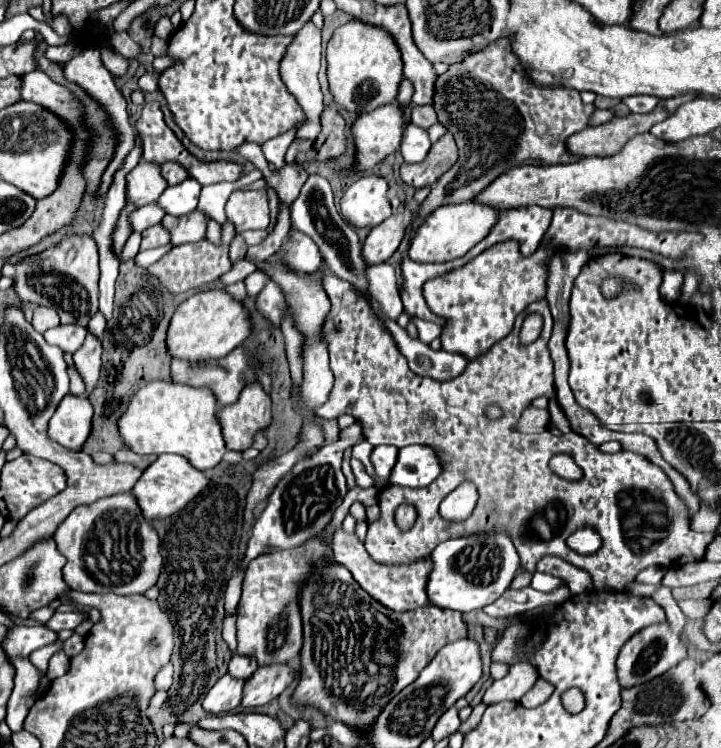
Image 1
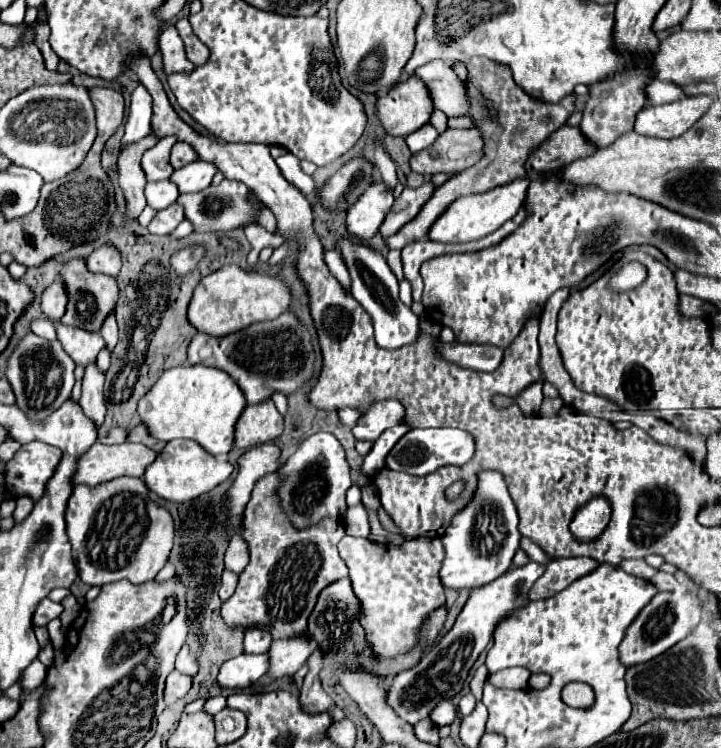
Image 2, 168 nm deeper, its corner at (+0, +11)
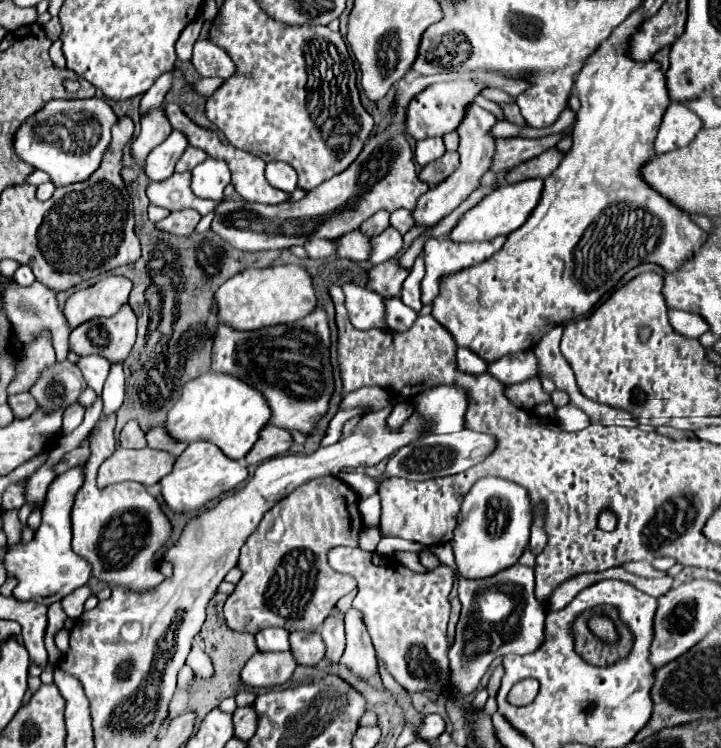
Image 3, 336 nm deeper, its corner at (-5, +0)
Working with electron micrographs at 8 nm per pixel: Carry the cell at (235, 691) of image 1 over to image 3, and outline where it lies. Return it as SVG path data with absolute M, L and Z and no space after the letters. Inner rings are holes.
M258 651L246 663L242 681L258 689L282 685L292 677L296 665L292 651Z

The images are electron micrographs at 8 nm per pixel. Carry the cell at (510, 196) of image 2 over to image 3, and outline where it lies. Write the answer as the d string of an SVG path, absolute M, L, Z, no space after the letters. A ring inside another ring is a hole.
M528 179L528 181L520 181L516 185L506 183L506 185L498 187L496 191L486 195L476 207L472 207L468 213L464 213L460 223L452 229L450 239L456 239L456 241L484 241L484 239L494 239L498 235L510 235L534 211L534 207L540 201L542 187L544 187L542 179Z

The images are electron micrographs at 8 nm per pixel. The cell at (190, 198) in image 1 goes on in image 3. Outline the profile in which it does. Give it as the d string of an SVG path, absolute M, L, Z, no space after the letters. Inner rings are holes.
M208 157L204 163L192 169L192 191L198 197L220 201L224 199L224 187L230 183L230 169L224 161Z

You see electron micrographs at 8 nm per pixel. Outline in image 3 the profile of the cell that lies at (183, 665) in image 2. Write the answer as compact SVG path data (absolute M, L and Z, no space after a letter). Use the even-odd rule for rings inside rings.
M196 643L192 645L192 651L190 651L186 663L188 663L200 677L204 677L204 679L208 679L208 677L212 675L212 663L210 663L208 655L206 655Z

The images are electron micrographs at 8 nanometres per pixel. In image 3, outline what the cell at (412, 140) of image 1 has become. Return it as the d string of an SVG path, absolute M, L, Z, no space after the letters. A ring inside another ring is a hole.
M428 137L424 141L418 141L416 145L416 161L424 167L436 159L440 159L446 153L442 137Z

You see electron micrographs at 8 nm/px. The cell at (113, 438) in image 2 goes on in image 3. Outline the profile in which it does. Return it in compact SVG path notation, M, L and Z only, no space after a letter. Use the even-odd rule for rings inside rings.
M136 421L126 423L126 427L120 433L120 447L130 447L130 449L140 449L146 447L146 433L138 427Z

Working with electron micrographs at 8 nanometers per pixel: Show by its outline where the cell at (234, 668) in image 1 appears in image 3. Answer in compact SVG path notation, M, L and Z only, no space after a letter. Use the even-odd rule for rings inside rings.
M280 627L260 631L256 635L256 643L258 643L260 651L286 651L286 649L290 649L288 631L280 629Z

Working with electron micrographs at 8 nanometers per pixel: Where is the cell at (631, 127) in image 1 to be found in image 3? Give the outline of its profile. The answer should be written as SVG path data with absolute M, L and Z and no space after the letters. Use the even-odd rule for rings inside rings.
M556 147L548 149L542 155L530 159L530 161L524 161L518 167L510 169L506 173L506 183L518 183L524 179L534 179L534 177L546 179L560 165L562 159L564 159L564 153L558 153Z

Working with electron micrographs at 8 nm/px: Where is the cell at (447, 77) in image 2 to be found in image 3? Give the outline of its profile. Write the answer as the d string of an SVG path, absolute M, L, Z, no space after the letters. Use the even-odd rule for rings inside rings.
M472 105L472 111L468 113L468 119L464 119L464 123L456 129L460 135L460 167L440 185L432 187L428 193L424 193L420 197L420 203L416 205L416 211L412 211L416 223L424 223L424 225L434 225L438 223L442 217L450 215L462 201L466 201L470 197L472 191L476 191L480 187L480 179L482 175L492 167L492 157L494 157L494 137L490 133L490 129L494 127L496 117L492 117L488 111L484 111L478 105Z

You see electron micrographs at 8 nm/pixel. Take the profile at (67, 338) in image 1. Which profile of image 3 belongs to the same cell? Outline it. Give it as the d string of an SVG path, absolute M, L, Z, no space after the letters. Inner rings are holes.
M90 355L88 359L80 357L78 367L80 367L82 375L84 375L86 385L88 385L90 389L94 389L96 395L100 395L100 393L102 393L102 385L104 385L104 381L106 381L112 365L110 365L104 357L100 357L100 355Z

